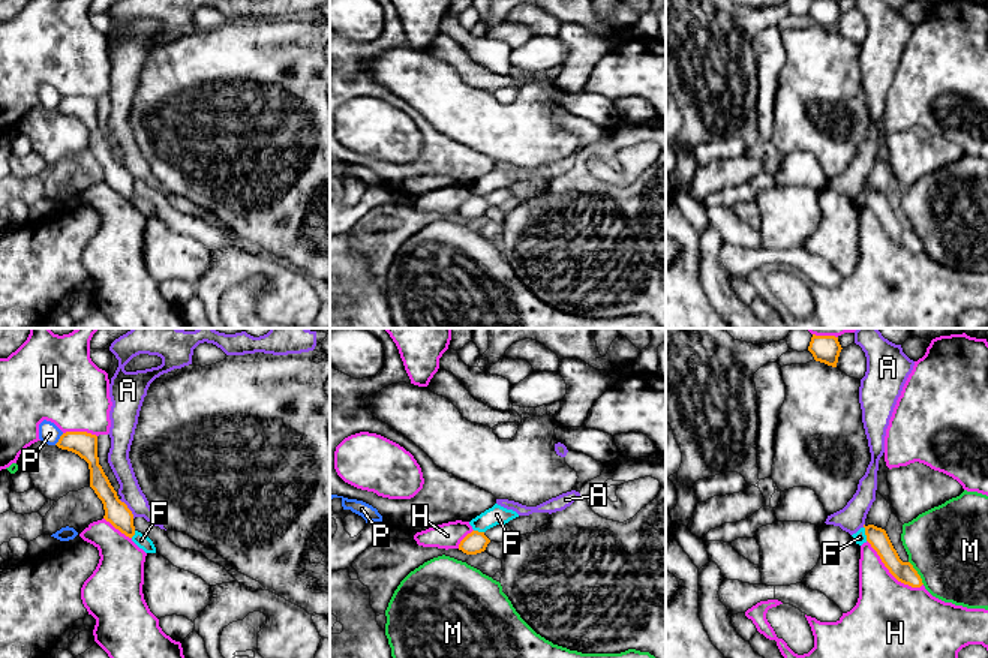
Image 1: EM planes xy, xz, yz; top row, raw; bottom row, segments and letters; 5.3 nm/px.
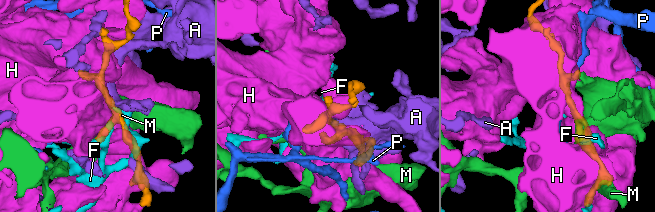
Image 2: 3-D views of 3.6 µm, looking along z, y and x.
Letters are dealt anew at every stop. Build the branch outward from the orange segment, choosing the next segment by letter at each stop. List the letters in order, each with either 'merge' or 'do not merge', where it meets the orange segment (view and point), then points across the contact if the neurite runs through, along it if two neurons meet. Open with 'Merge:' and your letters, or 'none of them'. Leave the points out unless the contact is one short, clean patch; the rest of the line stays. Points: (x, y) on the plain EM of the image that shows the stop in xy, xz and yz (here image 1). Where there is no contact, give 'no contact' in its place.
Merge: none of them
A: do not merge; contact xy (128, 173)
F: do not merge; contact yz (865, 198); border yz (864, 191), (867, 204)
H: do not merge; contact yz (891, 237)
M: do not merge; contact yz (916, 237)
P: do not merge; contact xy (59, 104); border xy (63, 98), (54, 108)

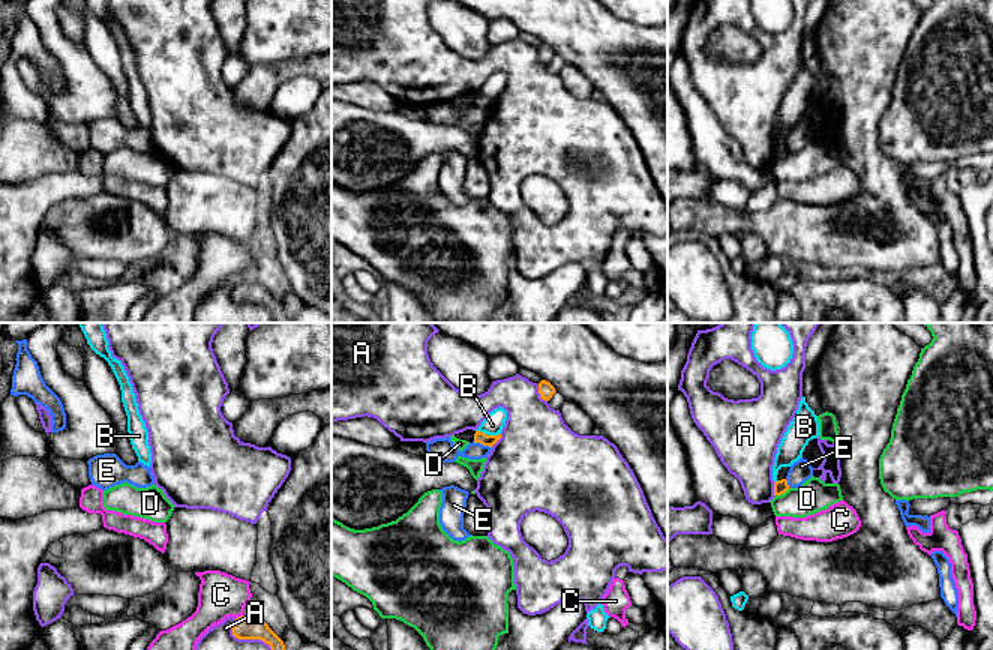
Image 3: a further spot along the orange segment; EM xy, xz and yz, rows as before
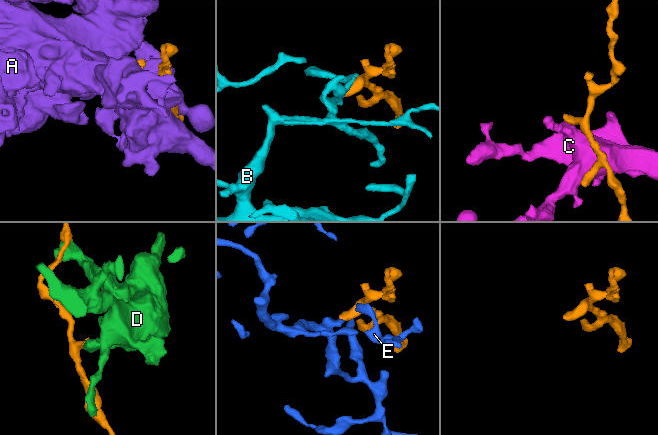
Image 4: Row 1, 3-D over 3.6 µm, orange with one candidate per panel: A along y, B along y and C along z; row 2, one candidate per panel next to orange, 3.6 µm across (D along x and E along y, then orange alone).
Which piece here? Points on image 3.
Merge: none of them
A: do not merge; contact xz (539, 56)
B: do not merge; contact xz (486, 98); border xz (476, 93), (485, 98), (500, 98)
C: do not merge; contact xy (240, 279)
D: do not merge; contact yz (782, 156); border yz (789, 152), (774, 159)
E: do not merge; contact xz (482, 107); border xz (473, 105), (491, 111)

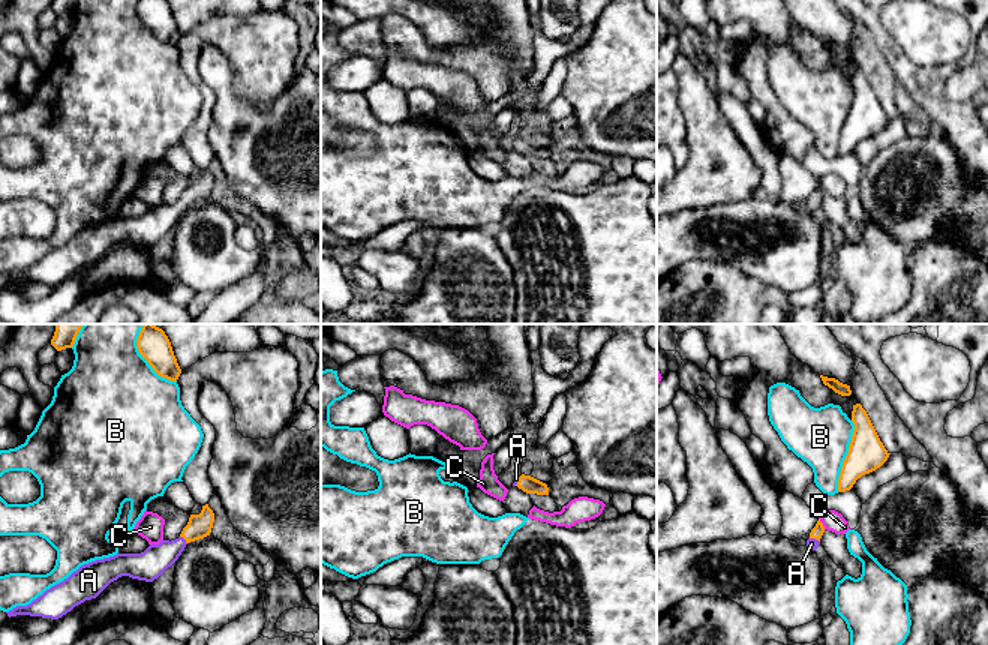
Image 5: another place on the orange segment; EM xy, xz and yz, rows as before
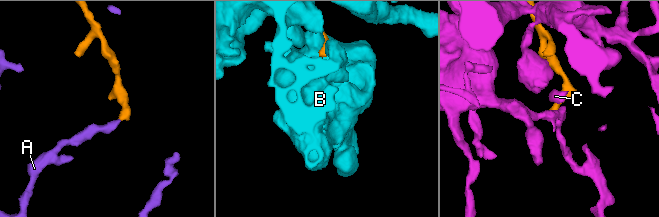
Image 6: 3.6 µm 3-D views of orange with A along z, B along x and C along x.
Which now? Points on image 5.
Merge: A
A: merge; contact xy (185, 203); way xy (200, 189), (185, 203), (147, 230)
B: do not merge; contact yz (846, 120)
C: do not merge; contact yz (822, 188)

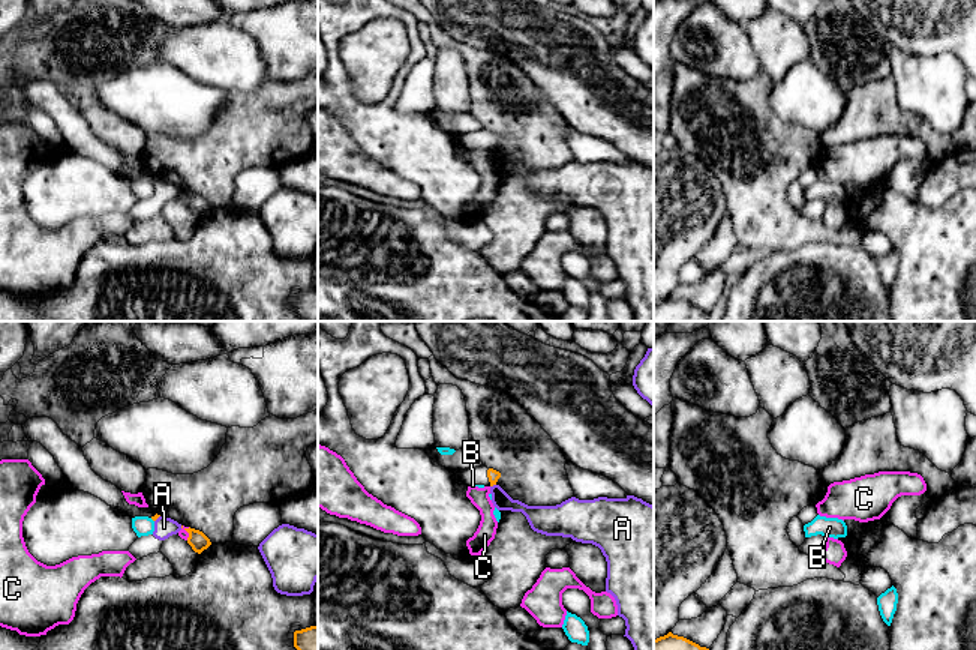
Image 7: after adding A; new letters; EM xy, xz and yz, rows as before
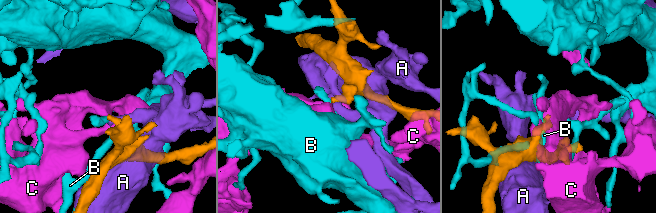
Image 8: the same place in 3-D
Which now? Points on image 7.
Merge: none of them
A: do not merge; contact xz (492, 149)
B: do not merge; no contact
C: do not merge; contact xy (188, 195)

